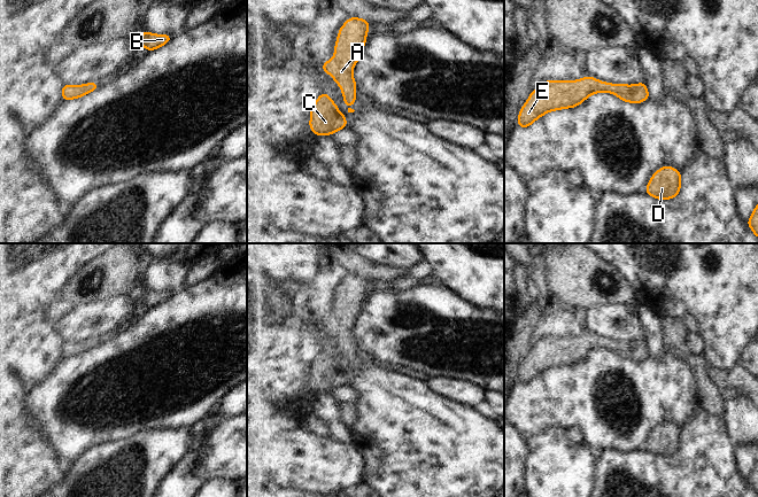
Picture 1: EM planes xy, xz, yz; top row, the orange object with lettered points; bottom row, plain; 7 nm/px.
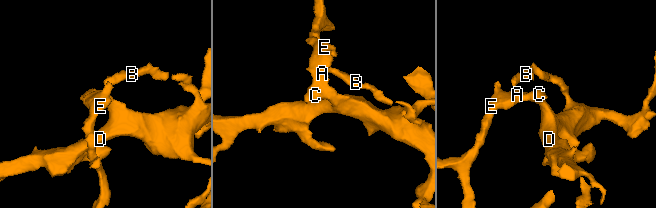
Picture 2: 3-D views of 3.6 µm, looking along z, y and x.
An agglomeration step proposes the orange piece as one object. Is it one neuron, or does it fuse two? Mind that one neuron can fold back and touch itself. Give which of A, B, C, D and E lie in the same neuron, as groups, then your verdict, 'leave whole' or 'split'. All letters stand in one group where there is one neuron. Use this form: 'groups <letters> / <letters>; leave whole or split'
groups A B C D E; leave whole

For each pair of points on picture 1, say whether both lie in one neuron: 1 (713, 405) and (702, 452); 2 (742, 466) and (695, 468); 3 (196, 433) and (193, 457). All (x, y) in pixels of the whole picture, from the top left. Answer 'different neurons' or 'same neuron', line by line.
1: different neurons
2: different neurons
3: different neurons

